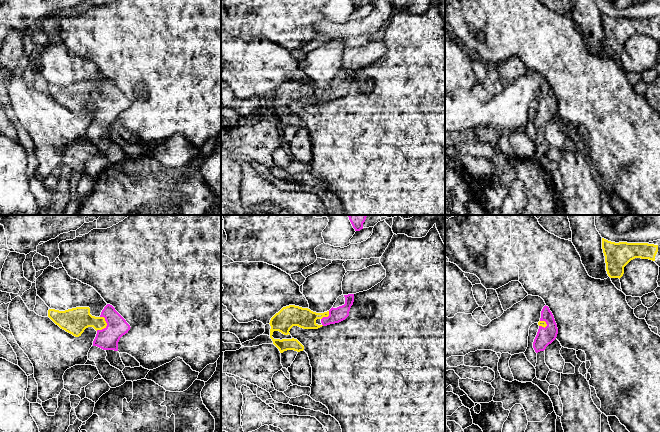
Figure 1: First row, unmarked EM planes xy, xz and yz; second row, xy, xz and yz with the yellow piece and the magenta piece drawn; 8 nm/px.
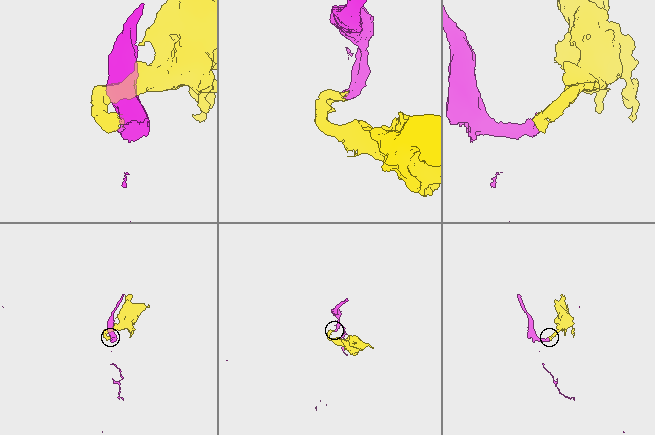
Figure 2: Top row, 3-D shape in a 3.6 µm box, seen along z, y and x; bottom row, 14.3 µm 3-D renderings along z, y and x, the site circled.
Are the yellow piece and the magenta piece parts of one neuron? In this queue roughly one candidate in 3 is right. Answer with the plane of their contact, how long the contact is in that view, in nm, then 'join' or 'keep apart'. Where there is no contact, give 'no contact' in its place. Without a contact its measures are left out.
meets yellow in xy; contact 130 nm long; join

